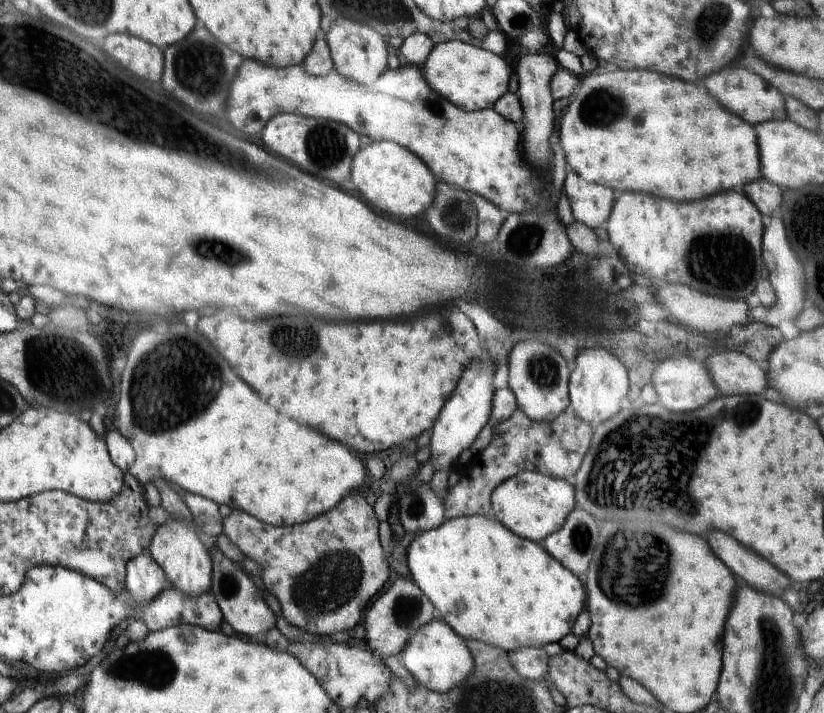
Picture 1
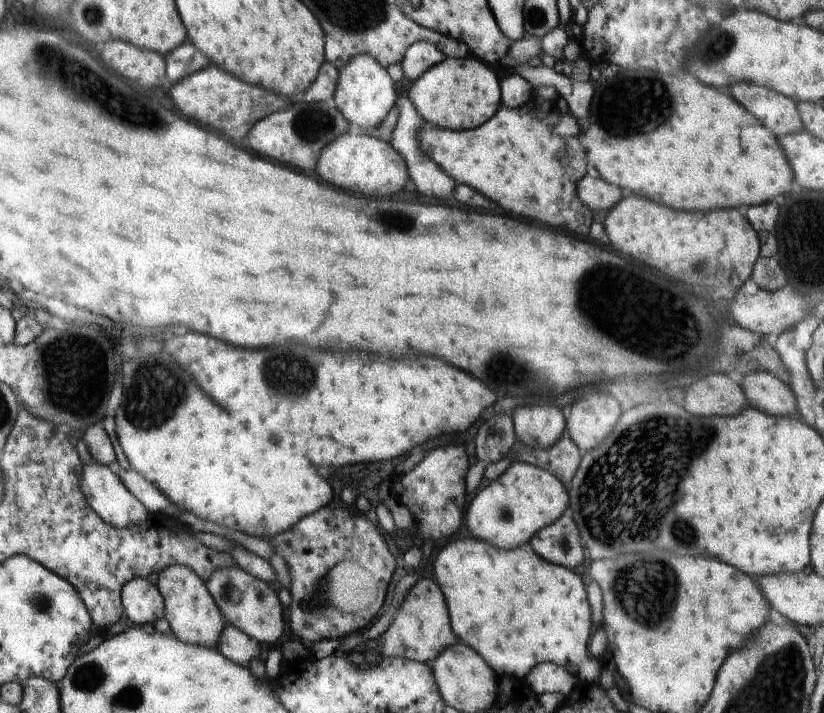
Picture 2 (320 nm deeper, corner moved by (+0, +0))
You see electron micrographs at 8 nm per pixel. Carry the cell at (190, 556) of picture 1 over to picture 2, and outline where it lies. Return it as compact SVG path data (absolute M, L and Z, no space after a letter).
M170 565L160 574L157 574L154 582L160 587L160 592L163 594L164 602L167 605L165 618L173 635L180 639L180 642L218 650L227 624L224 614L219 609L215 599L212 598L203 579L195 571L184 565Z

